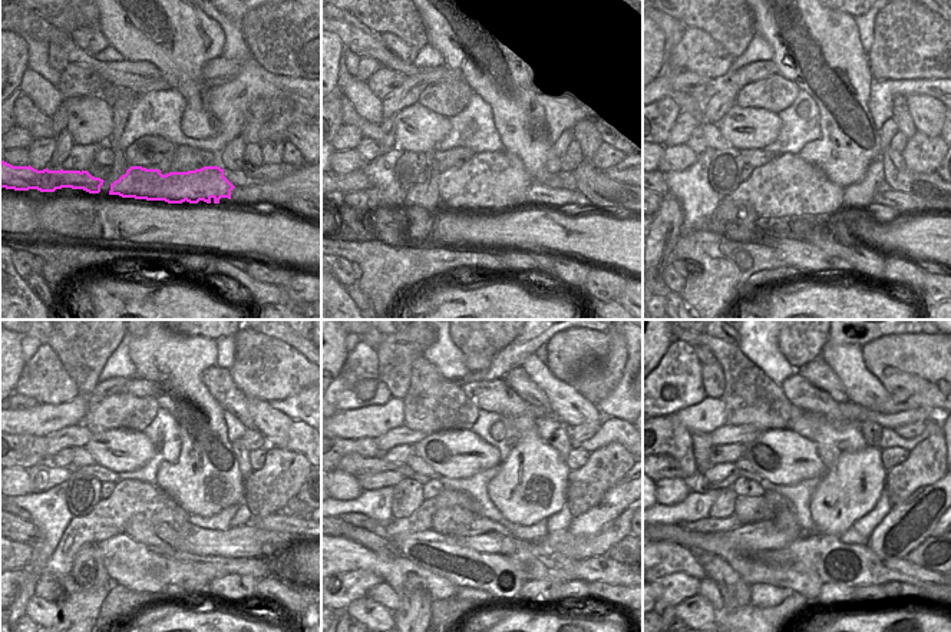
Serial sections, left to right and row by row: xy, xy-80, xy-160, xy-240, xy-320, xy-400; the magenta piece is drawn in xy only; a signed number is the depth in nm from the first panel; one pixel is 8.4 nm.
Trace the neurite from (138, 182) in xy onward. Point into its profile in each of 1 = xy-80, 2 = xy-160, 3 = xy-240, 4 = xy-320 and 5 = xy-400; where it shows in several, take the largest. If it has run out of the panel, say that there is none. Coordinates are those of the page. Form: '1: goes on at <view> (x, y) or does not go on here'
1: goes on at xy-80 (538, 194)
2: goes on at xy-160 (902, 202)
3: goes on at xy-240 (273, 522)
4: does not go on here
5: does not go on here

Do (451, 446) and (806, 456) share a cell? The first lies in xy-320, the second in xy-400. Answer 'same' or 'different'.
same

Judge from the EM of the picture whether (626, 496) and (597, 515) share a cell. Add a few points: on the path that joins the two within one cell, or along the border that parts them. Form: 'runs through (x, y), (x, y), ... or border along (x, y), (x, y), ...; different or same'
runs through (618, 500), (604, 512); same

